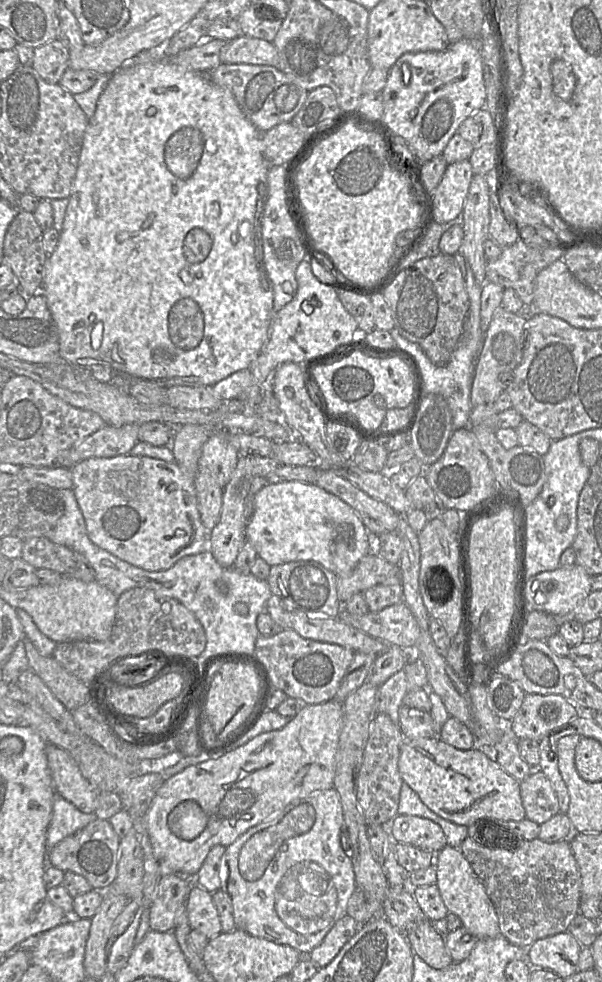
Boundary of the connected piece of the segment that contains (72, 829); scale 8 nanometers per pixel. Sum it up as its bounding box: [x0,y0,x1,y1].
[45,793,97,867]

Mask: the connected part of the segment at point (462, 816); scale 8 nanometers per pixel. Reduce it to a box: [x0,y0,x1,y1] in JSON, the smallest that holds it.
[398,736,526,826]

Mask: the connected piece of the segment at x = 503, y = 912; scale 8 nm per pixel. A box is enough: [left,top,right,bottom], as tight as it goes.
[459,836,581,949]

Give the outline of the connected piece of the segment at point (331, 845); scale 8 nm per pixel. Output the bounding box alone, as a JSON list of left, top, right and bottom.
[223,787,356,955]

